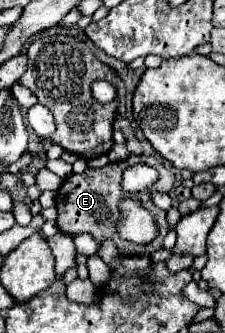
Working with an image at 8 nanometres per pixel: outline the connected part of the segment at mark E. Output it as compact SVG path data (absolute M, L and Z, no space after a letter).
M131 154L127 160L121 160L121 162L109 162L107 166L103 168L89 168L85 174L71 174L69 178L65 178L63 186L59 188L57 192L57 198L55 202L59 204L59 230L69 234L69 236L79 236L79 234L91 234L99 244L103 244L105 240L113 240L119 248L119 254L121 256L137 256L137 254L151 254L155 250L159 250L163 246L163 238L169 230L169 224L165 220L165 212L159 210L153 200L151 200L151 190L145 190L141 194L137 194L135 198L141 202L141 206L145 206L153 218L155 218L155 224L159 228L159 234L157 238L151 242L151 244L133 244L133 242L127 242L123 238L119 238L119 232L117 232L117 218L119 218L119 202L123 202L123 190L121 190L121 176L123 176L123 170L129 168L131 164L137 164L137 162L147 162L149 166L155 166L159 170L159 180L155 182L155 188L157 192L169 192L173 188L173 182L175 182L175 176L173 172L157 158L153 156L145 156L145 154Z

